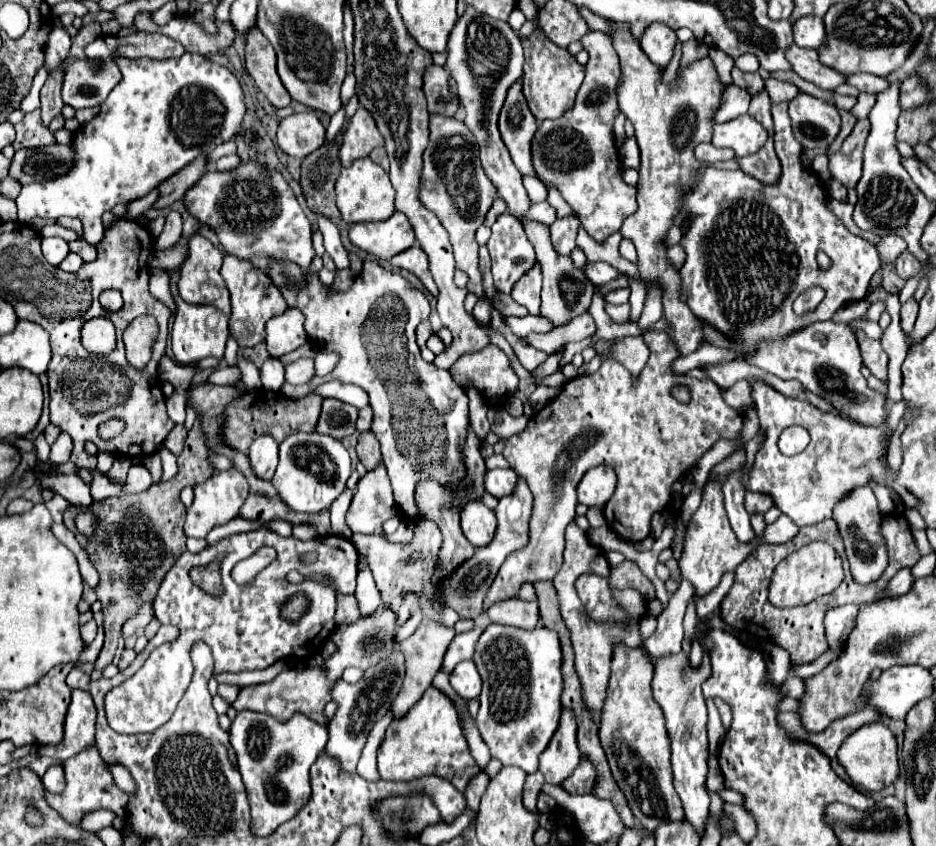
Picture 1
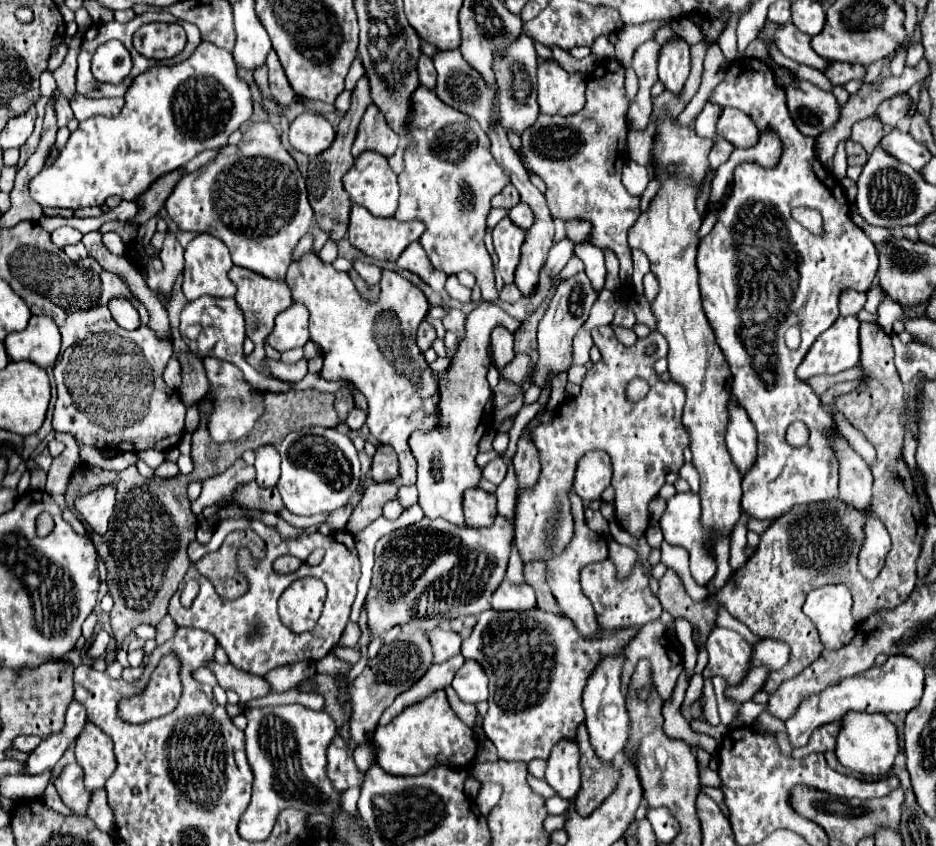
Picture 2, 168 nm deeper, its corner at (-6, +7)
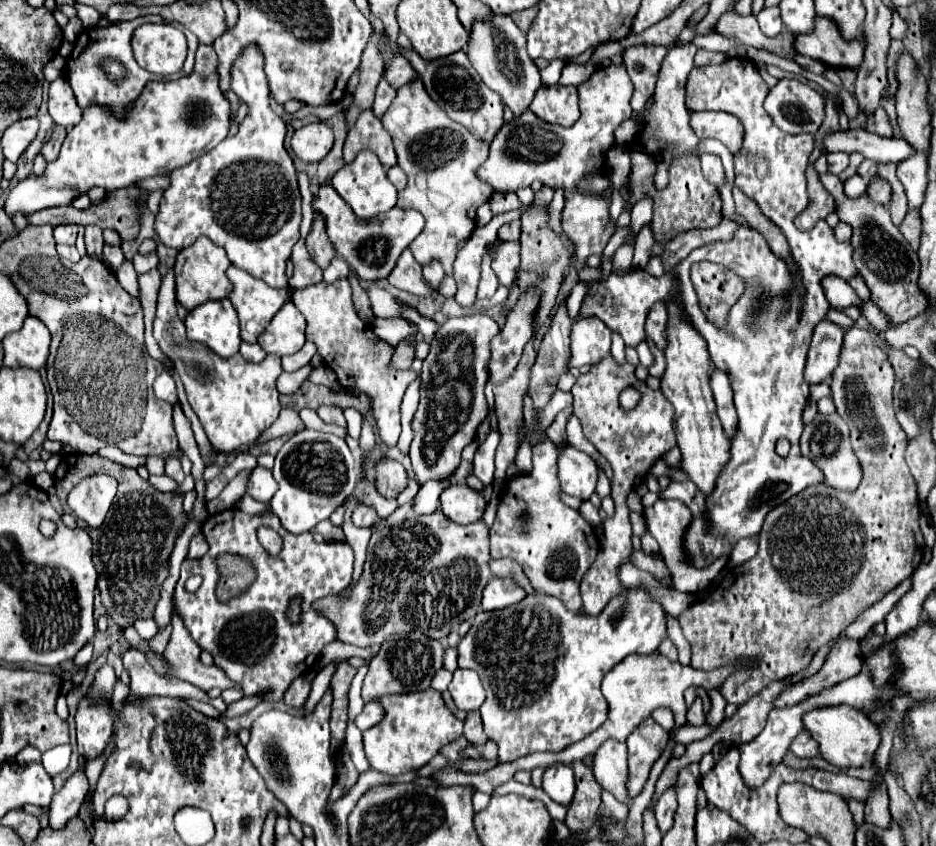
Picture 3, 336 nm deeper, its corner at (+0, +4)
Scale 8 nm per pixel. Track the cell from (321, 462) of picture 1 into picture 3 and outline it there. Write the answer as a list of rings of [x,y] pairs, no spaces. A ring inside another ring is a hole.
[[[305,429],[285,441],[275,457],[273,477],[279,483],[279,491],[269,505],[281,519],[281,525],[293,535],[311,531],[319,521],[329,519],[347,501],[357,481],[355,459],[345,439],[313,429]]]

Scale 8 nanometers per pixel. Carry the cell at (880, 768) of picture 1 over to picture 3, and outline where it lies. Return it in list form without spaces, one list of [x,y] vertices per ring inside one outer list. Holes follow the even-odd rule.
[[[829,705],[829,707],[807,711],[803,715],[803,725],[809,731],[809,735],[817,741],[821,757],[841,769],[869,765],[881,741],[879,727],[871,723],[863,711],[849,705]]]

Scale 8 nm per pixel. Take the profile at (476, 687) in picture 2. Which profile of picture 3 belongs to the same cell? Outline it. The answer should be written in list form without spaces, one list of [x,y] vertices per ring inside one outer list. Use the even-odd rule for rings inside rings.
[[[457,669],[453,673],[453,681],[449,685],[449,693],[461,711],[475,711],[485,701],[485,691],[481,679],[471,669]]]

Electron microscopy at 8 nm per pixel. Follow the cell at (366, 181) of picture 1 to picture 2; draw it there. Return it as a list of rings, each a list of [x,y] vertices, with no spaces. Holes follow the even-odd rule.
[[[363,152],[359,158],[355,158],[353,166],[343,176],[343,188],[353,204],[367,208],[375,216],[393,216],[397,210],[397,198],[399,198],[397,174],[389,168],[385,156],[379,152]]]

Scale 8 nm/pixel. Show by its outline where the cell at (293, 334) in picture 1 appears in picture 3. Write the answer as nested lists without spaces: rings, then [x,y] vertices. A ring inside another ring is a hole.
[[[287,301],[267,325],[267,329],[257,337],[257,343],[273,355],[293,355],[305,343],[305,317],[297,307]]]

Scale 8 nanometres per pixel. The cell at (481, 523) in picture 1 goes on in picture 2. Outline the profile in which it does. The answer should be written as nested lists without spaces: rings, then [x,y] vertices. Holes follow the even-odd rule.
[[[481,488],[467,490],[463,496],[463,512],[469,528],[489,528],[497,516],[497,500]]]

